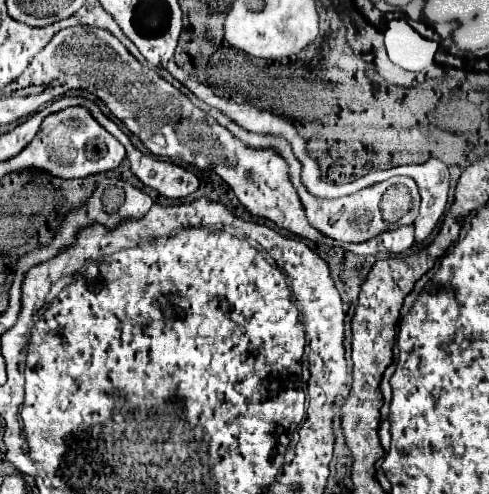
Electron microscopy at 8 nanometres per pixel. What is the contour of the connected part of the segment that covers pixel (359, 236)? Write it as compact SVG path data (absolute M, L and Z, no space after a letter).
M202 106L204 112L212 114L224 128L228 128L230 132L234 132L244 144L248 146L270 146L270 148L276 148L278 154L282 154L290 166L290 178L292 178L292 184L296 186L298 190L298 196L304 204L304 210L306 210L306 216L308 216L308 222L320 230L322 234L326 234L328 238L334 238L334 240L342 240L342 242L366 242L382 232L388 232L388 230L394 230L398 226L408 226L416 220L418 216L418 206L420 206L420 194L418 194L418 186L412 178L406 178L406 176L396 176L396 178L390 178L390 180L384 180L380 184L374 184L374 186L368 186L356 194L350 194L350 196L342 196L342 198L316 198L312 196L302 180L300 180L300 172L302 172L302 164L298 162L298 158L294 156L292 152L292 146L282 138L282 136L274 136L274 134L254 134L254 132L248 132L244 128L240 128L236 122L232 122L226 114L222 114L220 110L212 108L212 106Z

